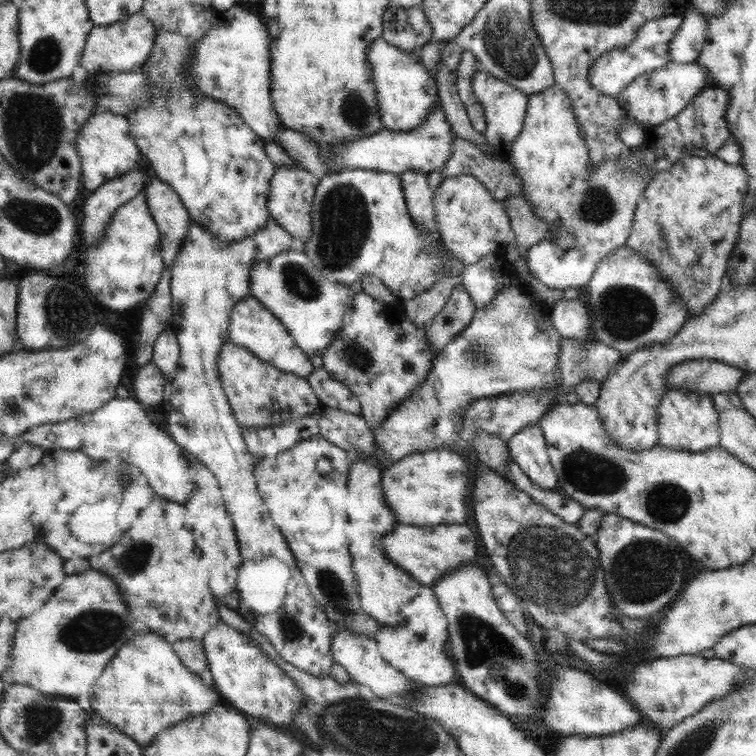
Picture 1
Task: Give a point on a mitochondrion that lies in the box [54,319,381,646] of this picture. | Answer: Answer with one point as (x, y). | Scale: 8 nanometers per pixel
(331, 586)

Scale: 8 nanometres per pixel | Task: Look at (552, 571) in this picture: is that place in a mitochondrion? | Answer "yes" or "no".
yes

